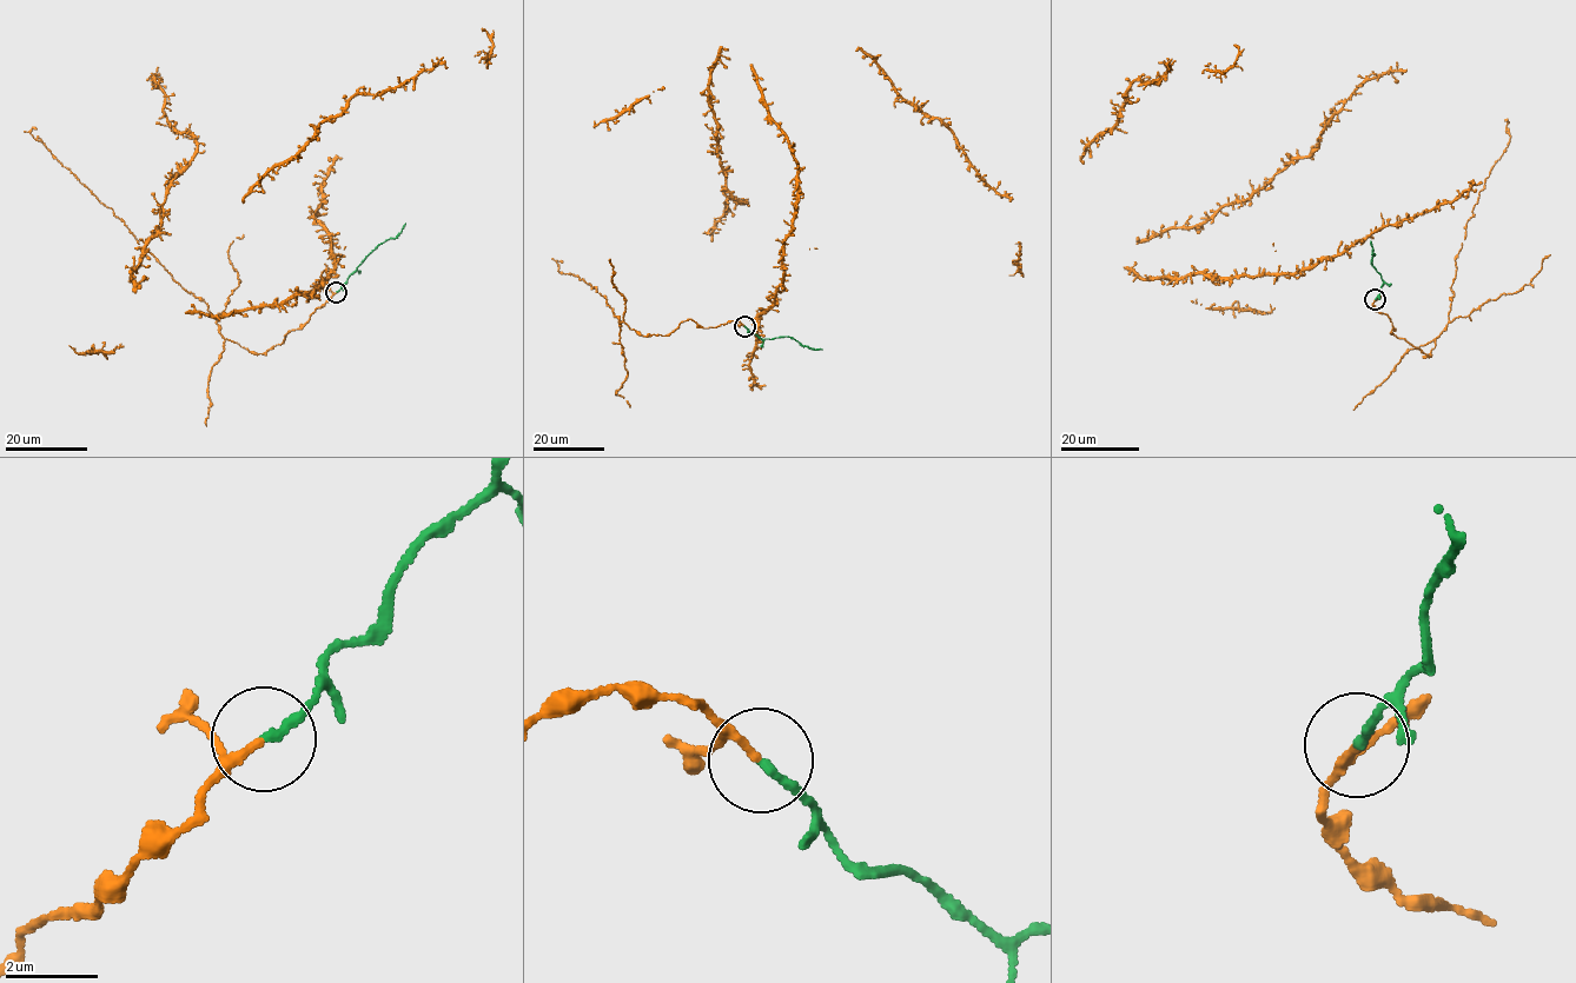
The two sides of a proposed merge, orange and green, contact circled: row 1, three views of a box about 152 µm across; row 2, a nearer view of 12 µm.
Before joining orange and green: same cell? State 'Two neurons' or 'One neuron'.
One neuron

